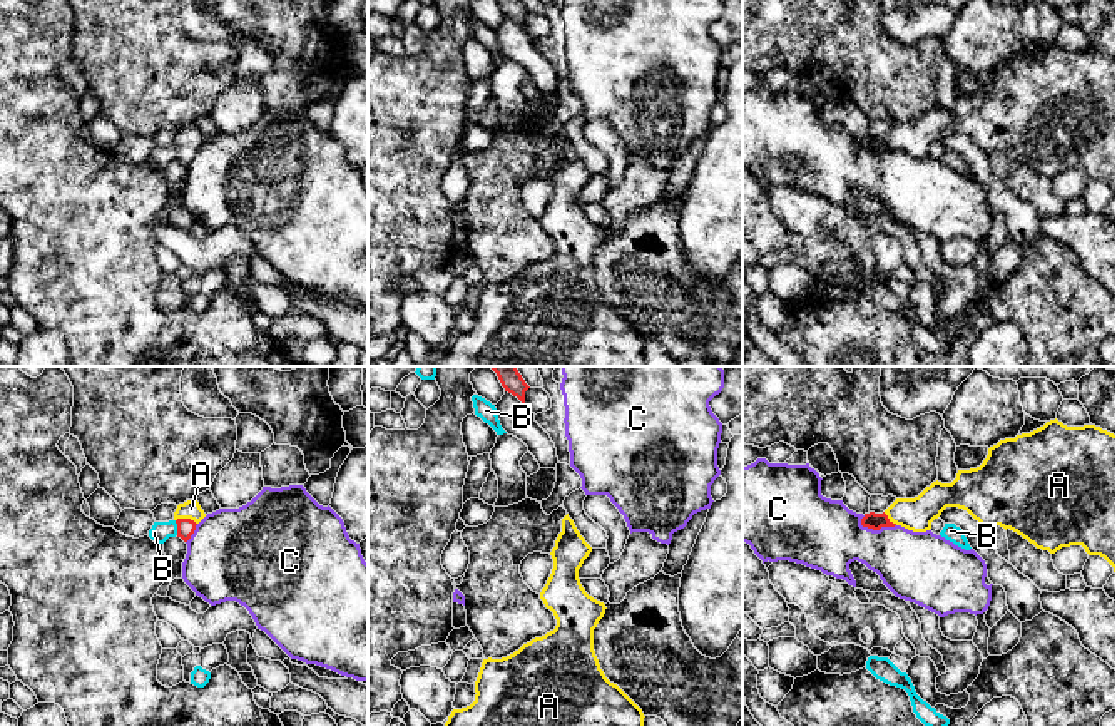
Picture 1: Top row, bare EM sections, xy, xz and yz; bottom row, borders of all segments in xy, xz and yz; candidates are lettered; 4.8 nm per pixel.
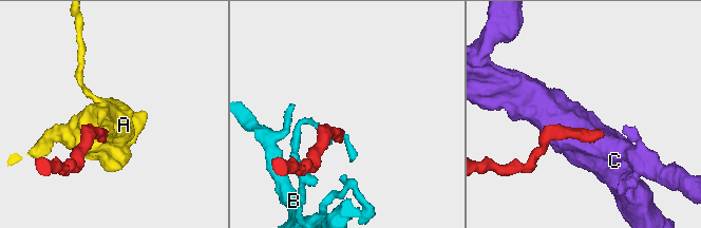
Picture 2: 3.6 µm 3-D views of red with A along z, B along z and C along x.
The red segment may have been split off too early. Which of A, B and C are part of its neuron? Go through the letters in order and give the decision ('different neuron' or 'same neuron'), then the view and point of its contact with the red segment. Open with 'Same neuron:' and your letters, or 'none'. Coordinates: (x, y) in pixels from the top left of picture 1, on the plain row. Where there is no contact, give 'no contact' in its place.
Same neuron: A
A: same neuron; meets red in xy at (186, 144)
B: different neuron; meets red in xy at (178, 153)
C: different neuron; meets red in yz at (877, 154)

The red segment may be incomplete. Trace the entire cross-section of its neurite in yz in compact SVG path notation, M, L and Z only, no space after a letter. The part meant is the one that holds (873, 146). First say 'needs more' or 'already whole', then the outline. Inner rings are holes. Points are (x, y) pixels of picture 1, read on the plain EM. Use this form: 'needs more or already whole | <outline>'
needs more | M1050 45L1043 52L1000 65L977 94L958 95L951 109L933 107L915 124L896 124L883 139L865 139L861 151L880 156L901 151L913 157L926 157L946 132L967 135L983 152L1010 154L1037 174L1055 179L1062 172L1082 171L1089 181L1104 182L1117 199L1117 60L1095 50L1067 52Z

